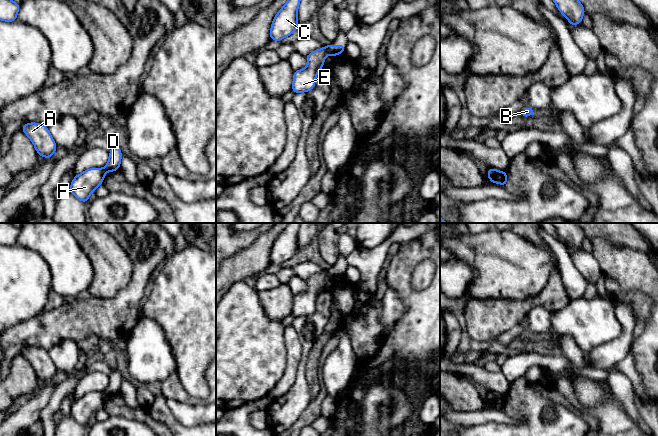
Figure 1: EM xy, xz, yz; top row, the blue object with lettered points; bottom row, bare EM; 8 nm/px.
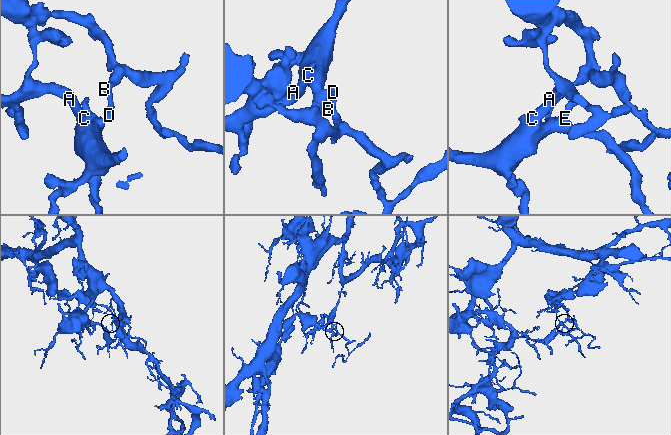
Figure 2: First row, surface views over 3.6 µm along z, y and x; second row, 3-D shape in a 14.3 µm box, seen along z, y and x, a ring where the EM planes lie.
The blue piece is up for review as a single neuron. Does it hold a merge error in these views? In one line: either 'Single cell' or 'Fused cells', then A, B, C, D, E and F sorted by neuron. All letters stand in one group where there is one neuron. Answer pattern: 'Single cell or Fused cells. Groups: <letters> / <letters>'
Fused cells. Groups: A C E F / B D

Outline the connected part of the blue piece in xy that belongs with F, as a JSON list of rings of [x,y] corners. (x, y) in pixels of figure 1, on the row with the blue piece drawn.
[[[102,168],[87,169],[73,178],[69,191],[80,201],[88,203],[90,194],[103,184],[105,173]]]

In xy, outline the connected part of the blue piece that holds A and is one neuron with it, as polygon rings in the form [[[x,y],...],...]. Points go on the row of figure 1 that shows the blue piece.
[[[31,122],[24,124],[21,131],[32,141],[38,155],[43,158],[51,158],[53,156],[57,145],[47,126]]]

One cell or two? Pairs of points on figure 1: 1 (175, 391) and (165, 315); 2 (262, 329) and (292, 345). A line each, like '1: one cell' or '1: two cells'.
1: two cells
2: two cells

